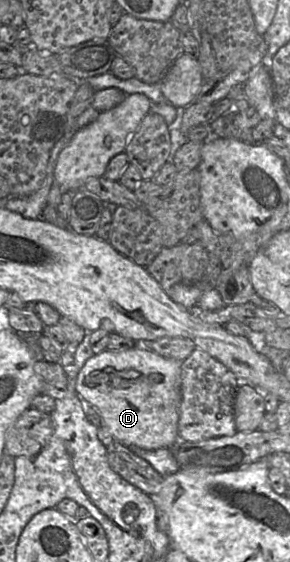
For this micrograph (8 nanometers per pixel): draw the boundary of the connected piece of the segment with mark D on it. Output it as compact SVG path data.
M147 347L93 355L79 371L75 390L100 413L105 430L125 446L146 450L170 448L178 439L182 361L158 355Z

